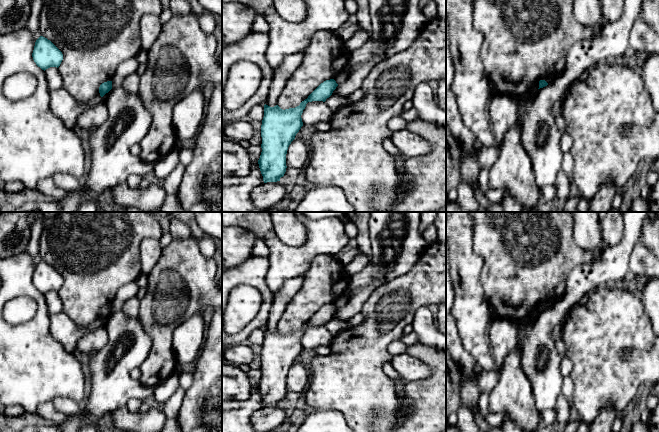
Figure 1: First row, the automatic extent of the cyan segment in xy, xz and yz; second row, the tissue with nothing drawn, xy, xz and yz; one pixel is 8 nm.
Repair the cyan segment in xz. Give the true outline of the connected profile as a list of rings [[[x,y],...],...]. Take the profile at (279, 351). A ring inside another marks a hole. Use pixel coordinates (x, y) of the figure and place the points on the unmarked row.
[[[334,303],[321,307],[299,330],[281,333],[278,329],[264,329],[261,349],[262,376],[258,384],[264,407],[277,406],[286,396],[286,378],[289,369],[303,350],[301,339],[308,326],[329,322],[338,308]]]

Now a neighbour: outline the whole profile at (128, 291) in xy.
[[[136,281],[123,285],[117,292],[113,303],[112,312],[121,311],[121,307],[125,301],[133,299],[139,292],[139,286]]]

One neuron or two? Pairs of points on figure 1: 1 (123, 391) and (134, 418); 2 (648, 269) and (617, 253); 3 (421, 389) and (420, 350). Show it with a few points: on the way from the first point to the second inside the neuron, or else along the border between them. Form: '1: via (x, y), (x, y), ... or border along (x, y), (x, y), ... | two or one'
1: border along (125, 405), (108, 413) | two
2: border along (638, 241), (632, 250), (628, 269) | two
3: via (431, 380), (435, 376), (435, 365), (430, 360) | one

